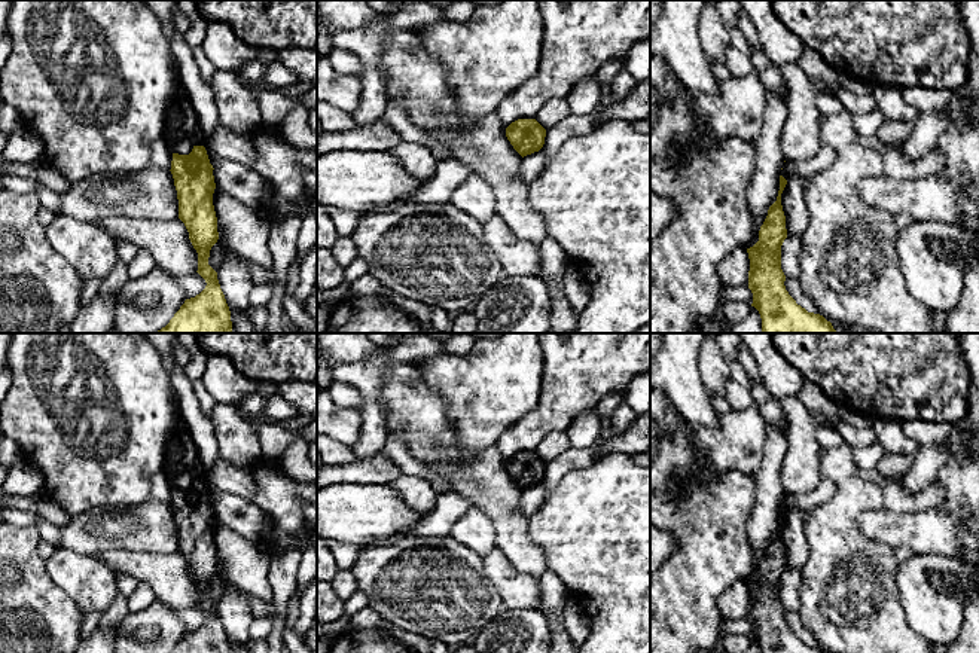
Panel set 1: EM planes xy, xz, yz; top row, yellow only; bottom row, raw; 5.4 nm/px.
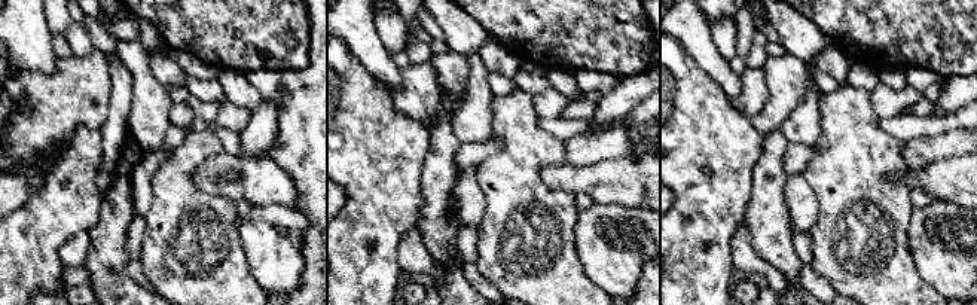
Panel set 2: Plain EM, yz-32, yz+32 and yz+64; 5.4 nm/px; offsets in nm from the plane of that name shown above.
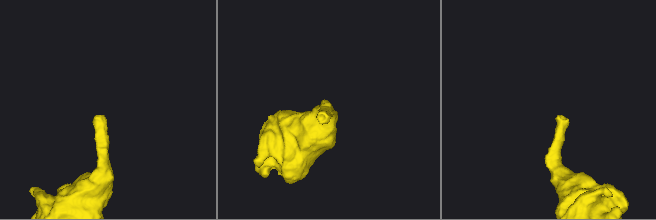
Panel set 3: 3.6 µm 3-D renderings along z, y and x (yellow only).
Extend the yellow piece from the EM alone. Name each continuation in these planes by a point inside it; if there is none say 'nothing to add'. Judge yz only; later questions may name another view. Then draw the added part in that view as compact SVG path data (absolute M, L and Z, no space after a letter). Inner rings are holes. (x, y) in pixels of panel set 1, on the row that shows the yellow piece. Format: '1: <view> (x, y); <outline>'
nothing to add

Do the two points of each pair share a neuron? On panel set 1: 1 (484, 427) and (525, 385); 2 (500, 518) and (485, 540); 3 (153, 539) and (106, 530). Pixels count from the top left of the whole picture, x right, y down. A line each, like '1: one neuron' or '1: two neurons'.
1: one neuron
2: two neurons
3: one neuron

